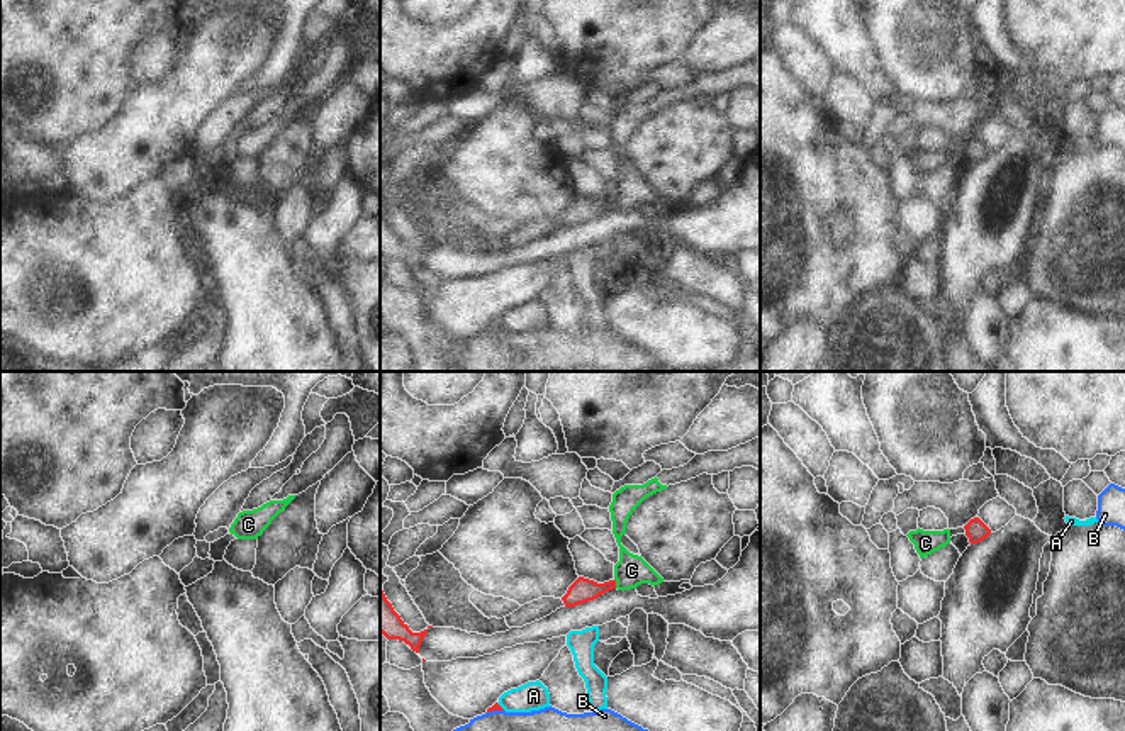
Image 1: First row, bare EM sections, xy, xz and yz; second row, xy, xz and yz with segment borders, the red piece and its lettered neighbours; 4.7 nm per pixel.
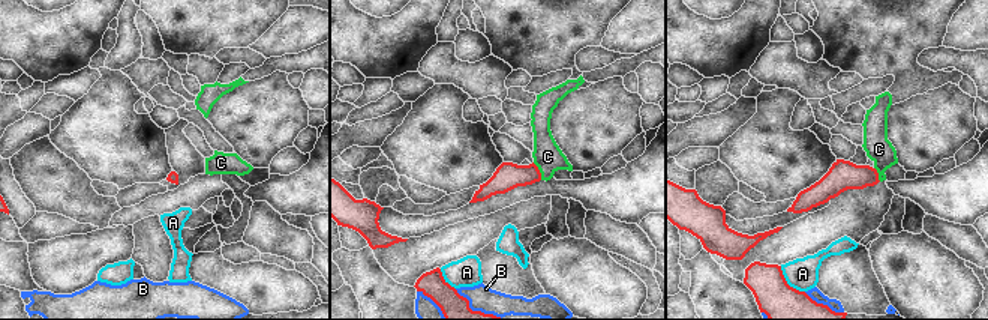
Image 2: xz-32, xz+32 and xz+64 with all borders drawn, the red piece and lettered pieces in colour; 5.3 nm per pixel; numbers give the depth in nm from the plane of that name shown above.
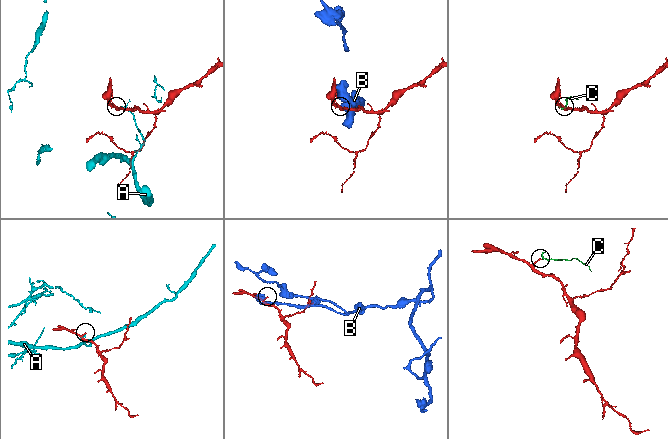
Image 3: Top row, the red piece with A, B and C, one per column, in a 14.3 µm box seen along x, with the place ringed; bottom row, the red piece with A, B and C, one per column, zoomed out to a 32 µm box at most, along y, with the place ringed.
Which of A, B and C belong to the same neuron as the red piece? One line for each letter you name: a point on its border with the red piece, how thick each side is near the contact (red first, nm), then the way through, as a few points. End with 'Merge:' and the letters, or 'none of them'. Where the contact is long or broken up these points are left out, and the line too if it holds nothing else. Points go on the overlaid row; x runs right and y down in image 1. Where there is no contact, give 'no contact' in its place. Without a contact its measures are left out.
C: meets red in xz at (615, 584); 120 nm thick on the red side, 160 nm on the other; runs through xz (582, 591), (615, 584), (632, 570)
Merge: C

